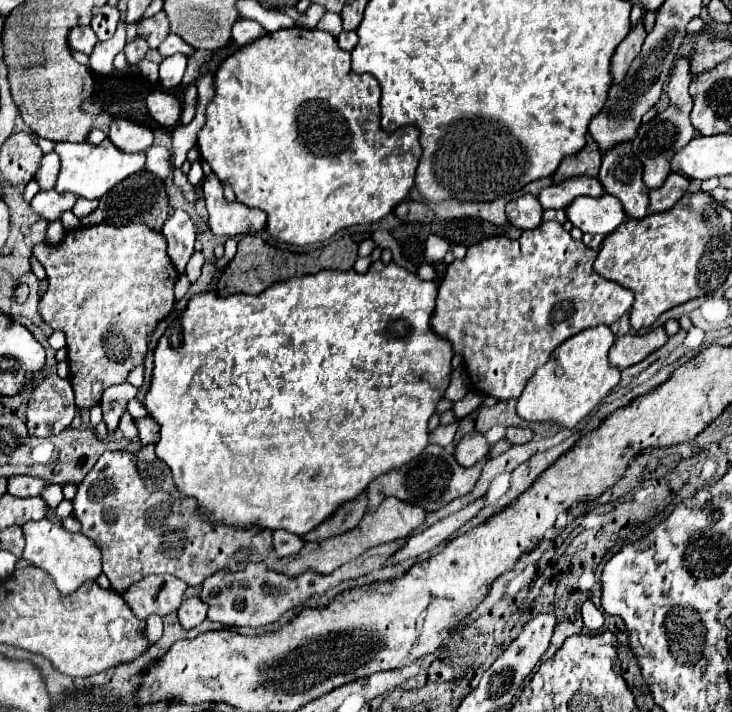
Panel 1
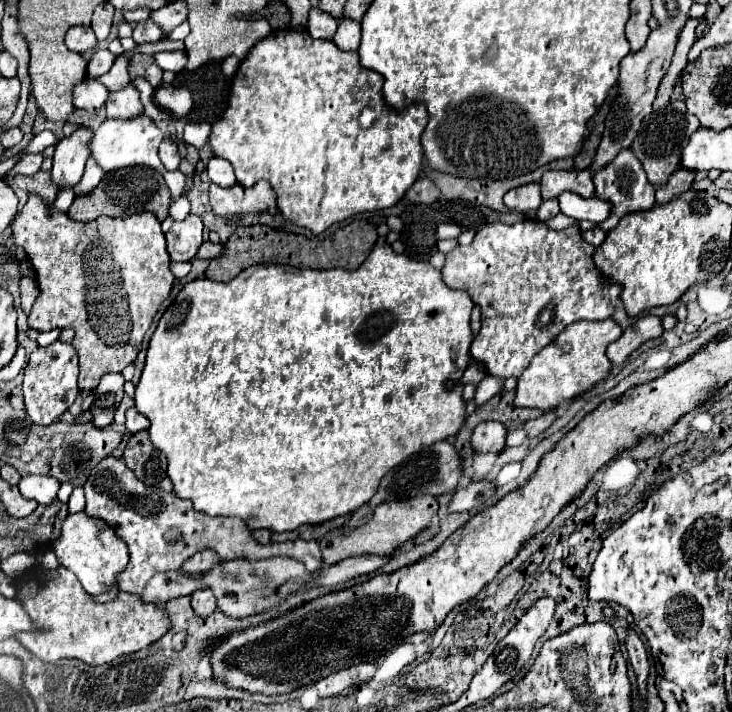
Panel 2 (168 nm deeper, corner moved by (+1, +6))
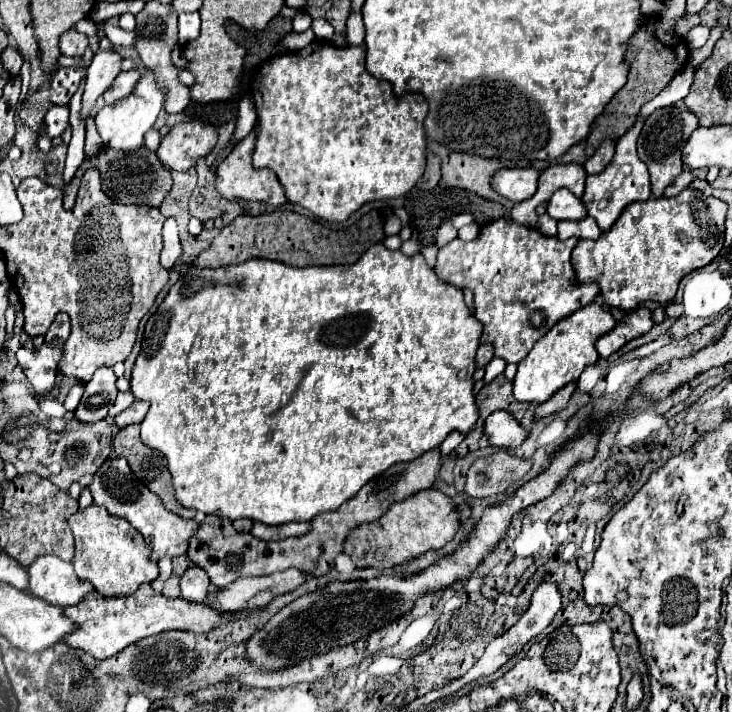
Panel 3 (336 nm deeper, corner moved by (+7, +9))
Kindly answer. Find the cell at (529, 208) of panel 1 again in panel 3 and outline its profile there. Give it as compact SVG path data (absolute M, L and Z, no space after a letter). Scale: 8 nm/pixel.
M503 168L493 176L491 186L495 192L517 204L535 194L537 178L539 172L535 168Z

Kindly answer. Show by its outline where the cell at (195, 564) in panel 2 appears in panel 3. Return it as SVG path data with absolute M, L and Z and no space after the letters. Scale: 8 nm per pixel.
M439 448L427 450L423 456L411 460L411 462L395 464L387 472L383 472L381 476L369 480L359 490L359 494L355 498L347 500L339 510L319 514L313 520L309 534L299 536L299 538L287 538L287 540L279 540L279 542L263 542L263 540L257 540L255 536L235 532L235 528L231 526L229 520L223 520L217 516L205 516L201 520L199 532L189 542L187 556L195 566L203 568L207 572L211 584L221 590L227 588L239 576L263 576L263 574L273 574L279 570L287 570L287 568L297 568L297 570L303 570L311 576L323 576L329 570L327 564L331 564L333 558L341 552L343 540L349 534L349 530L353 530L355 526L365 524L365 522L375 522L381 514L387 512L387 508L393 502L401 502L407 496L413 496L415 492L431 488L437 480L439 468L441 468L441 450Z

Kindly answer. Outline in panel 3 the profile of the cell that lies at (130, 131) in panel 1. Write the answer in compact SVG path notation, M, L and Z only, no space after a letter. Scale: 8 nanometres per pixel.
M127 70L127 72L119 72L119 76L115 78L115 82L111 84L111 88L103 94L105 104L113 104L125 96L131 94L131 90L135 88L139 80L139 72L137 70Z

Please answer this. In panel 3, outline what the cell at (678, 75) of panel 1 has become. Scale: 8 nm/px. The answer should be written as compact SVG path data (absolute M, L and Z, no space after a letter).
M681 106L659 108L645 120L645 126L637 138L637 152L639 152L639 158L647 164L647 170L651 176L651 190L657 198L673 182L673 178L683 170L681 150L697 126L699 126L697 116L693 112L681 108Z

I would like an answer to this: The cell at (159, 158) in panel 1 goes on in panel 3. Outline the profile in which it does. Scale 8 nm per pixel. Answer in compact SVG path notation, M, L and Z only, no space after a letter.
M181 124L161 140L157 156L161 164L175 172L189 170L197 158L209 154L217 142L217 132L205 124Z

